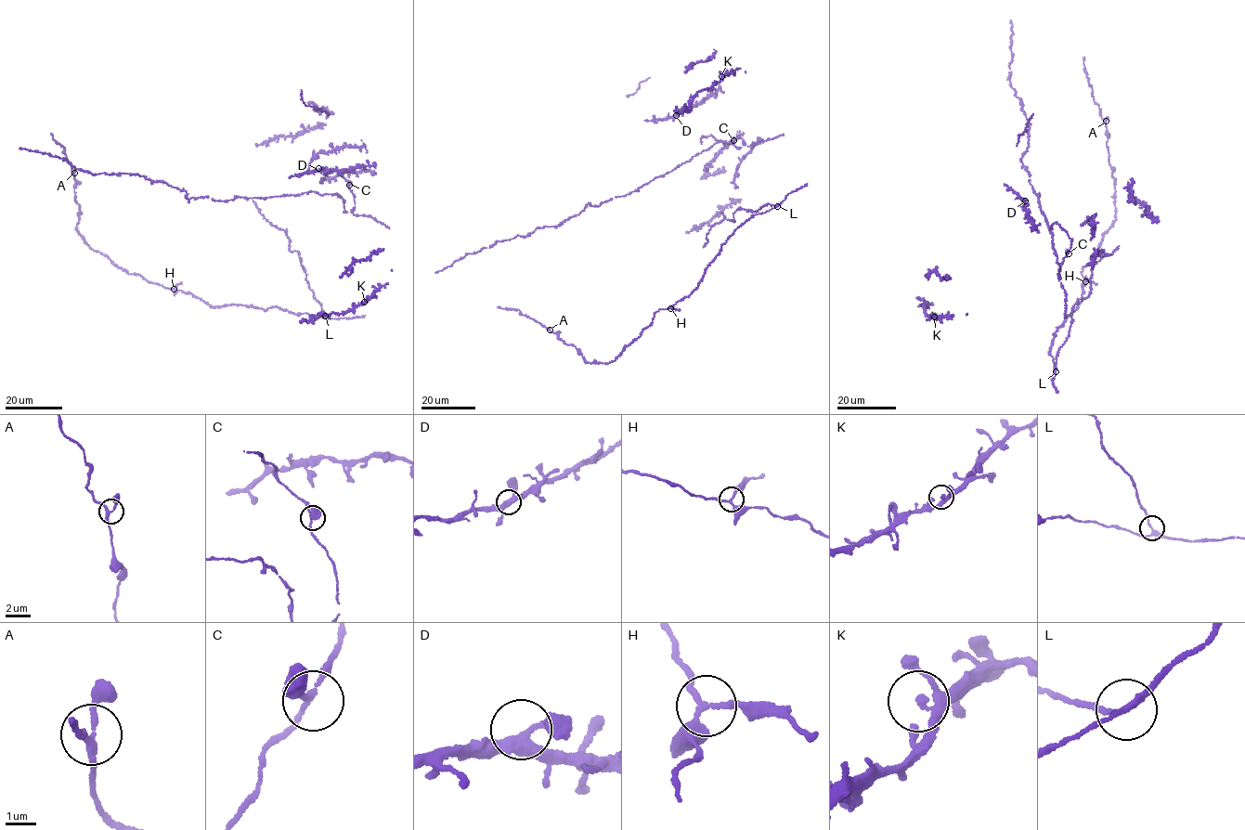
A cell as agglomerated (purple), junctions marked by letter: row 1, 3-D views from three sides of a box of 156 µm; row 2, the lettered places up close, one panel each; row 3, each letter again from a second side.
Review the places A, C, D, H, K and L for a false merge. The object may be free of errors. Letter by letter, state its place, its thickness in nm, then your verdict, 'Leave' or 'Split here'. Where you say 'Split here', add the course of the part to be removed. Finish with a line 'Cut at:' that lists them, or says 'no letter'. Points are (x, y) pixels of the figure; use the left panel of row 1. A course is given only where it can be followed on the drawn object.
A: Place: (74, 173). Thickness 190 nm. Leave
C: Place: (349, 185). Thickness 200 nm. Leave
D: Place: (318, 168). Thickness 340 nm. Leave
H: Place: (174, 289). Thickness 220 nm. Split here
K: Place: (364, 302). Thickness 180 nm. Leave
L: Place: (325, 316). Thickness 160 nm. Leave
Cut at: H

